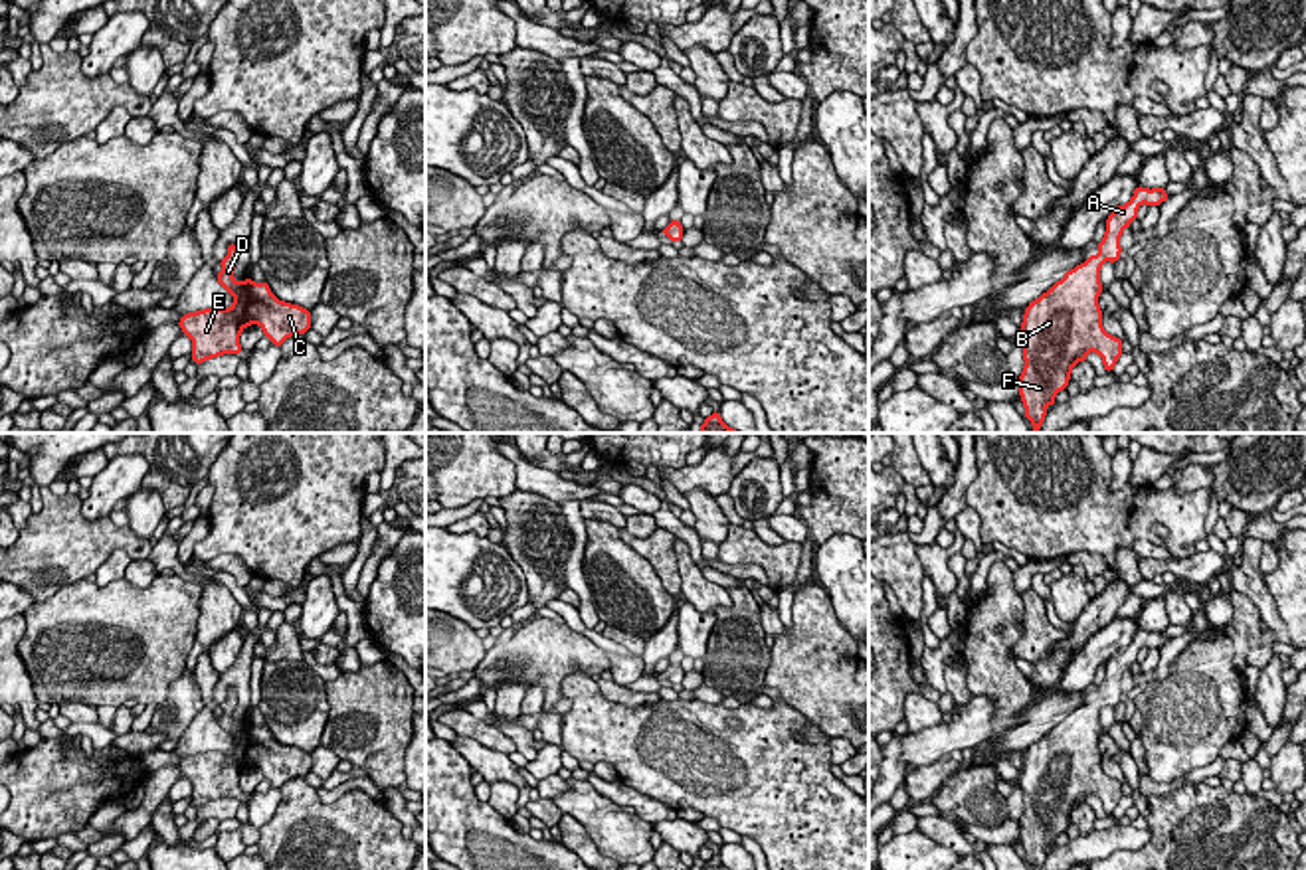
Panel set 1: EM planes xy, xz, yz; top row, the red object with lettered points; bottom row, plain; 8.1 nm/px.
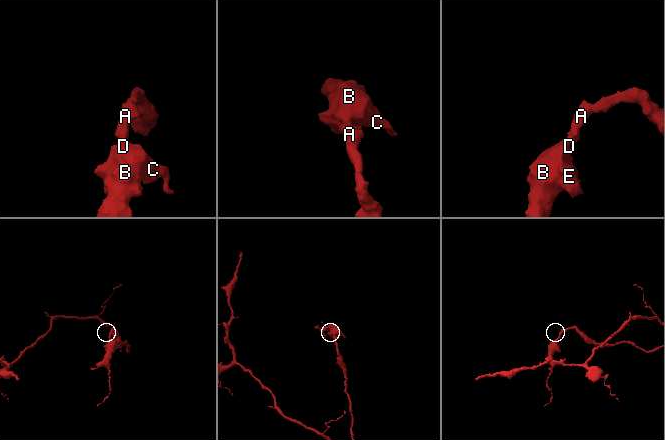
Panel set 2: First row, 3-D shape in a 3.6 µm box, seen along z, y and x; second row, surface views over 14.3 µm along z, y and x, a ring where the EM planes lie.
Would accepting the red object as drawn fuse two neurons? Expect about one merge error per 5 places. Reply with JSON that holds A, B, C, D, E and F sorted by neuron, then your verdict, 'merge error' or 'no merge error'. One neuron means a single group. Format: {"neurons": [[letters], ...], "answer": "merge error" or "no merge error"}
{"neurons": [["A", "B", "C", "D", "E", "F"]], "answer": "no merge error"}

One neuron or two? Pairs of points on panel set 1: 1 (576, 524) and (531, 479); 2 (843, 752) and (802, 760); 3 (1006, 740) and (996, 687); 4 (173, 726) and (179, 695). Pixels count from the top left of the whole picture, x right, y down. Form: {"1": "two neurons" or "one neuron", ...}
{"1": "two neurons", "2": "two neurons", "3": "two neurons", "4": "one neuron"}

